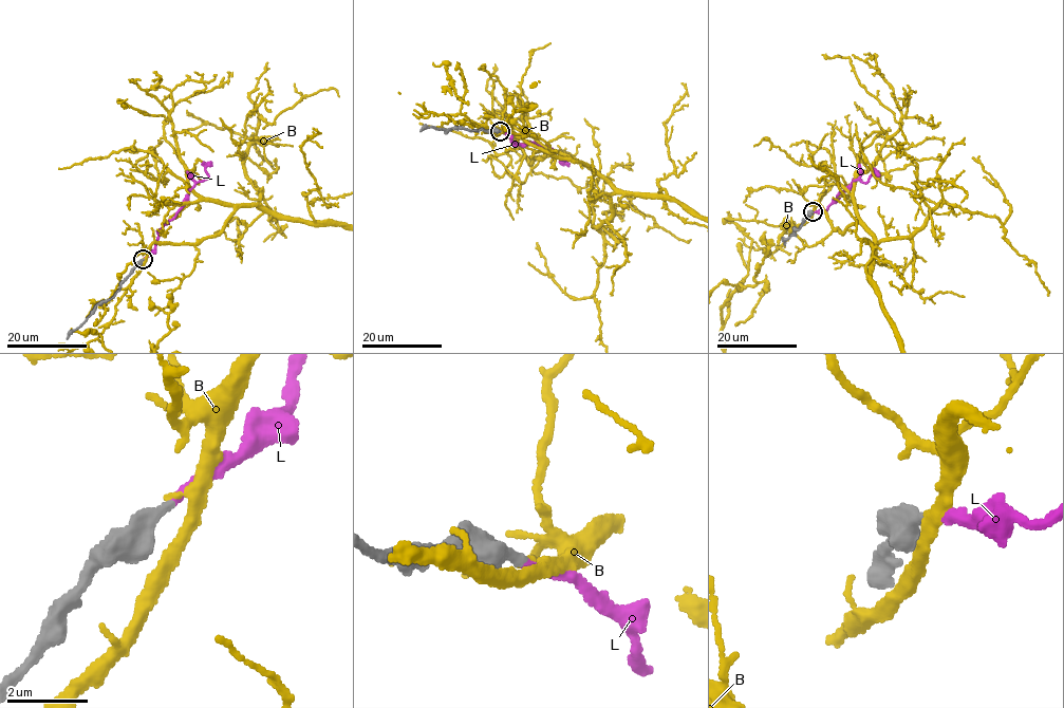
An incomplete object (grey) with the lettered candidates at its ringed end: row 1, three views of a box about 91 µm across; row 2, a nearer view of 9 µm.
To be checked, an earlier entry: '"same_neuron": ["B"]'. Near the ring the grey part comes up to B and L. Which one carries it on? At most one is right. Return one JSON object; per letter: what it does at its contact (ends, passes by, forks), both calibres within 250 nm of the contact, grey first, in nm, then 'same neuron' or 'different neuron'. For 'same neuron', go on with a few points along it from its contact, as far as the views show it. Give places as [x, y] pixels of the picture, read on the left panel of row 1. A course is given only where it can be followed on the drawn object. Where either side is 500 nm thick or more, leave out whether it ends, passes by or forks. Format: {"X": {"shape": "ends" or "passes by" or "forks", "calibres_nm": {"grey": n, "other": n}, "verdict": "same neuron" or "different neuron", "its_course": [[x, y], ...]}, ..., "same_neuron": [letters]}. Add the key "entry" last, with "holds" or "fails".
{"B": {"shape": "passes by", "calibres_nm": {"grey": 360, "other": 200}, "verdict": "different neuron"}, "L": {"shape": "ends", "calibres_nm": {"grey": 360, "other": 240}, "verdict": "same neuron", "its_course": [[143, 259], [154, 248], [159, 233], [174, 217], [188, 191], [208, 178], [205, 168], [211, 162]]}, "same_neuron": ["L"], "entry": "fails"}

